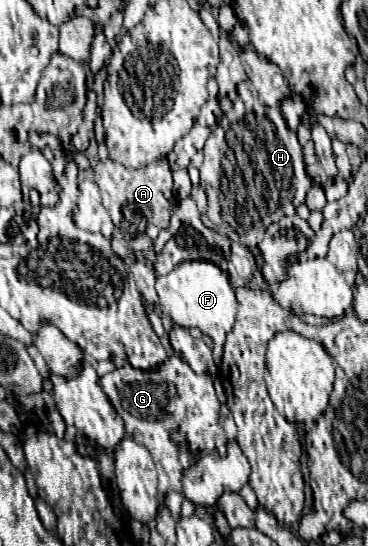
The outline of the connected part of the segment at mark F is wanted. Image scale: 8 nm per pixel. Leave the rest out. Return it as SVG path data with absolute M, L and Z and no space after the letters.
M186 260L180 262L170 274L158 276L156 292L160 298L160 308L168 312L178 326L182 328L196 326L214 340L214 362L218 366L222 360L222 346L226 334L234 326L236 304L238 304L228 272L206 260Z

